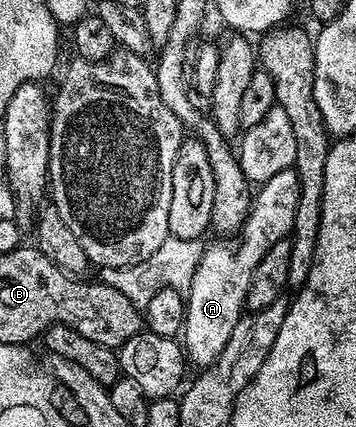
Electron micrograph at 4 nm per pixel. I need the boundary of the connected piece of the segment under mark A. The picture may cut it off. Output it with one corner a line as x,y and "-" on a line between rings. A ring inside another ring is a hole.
295,167
274,174
274,178
259,185
253,195
252,206
238,233
240,241
231,244
228,241
231,239
220,238
217,244
209,243
205,247
186,293
182,347
189,365
197,364
200,370
208,368
215,364
218,354
222,354
222,346
230,342
234,326
238,326
246,312
245,300
250,290
251,272
276,242
289,239
294,224
294,210
298,210
299,193

